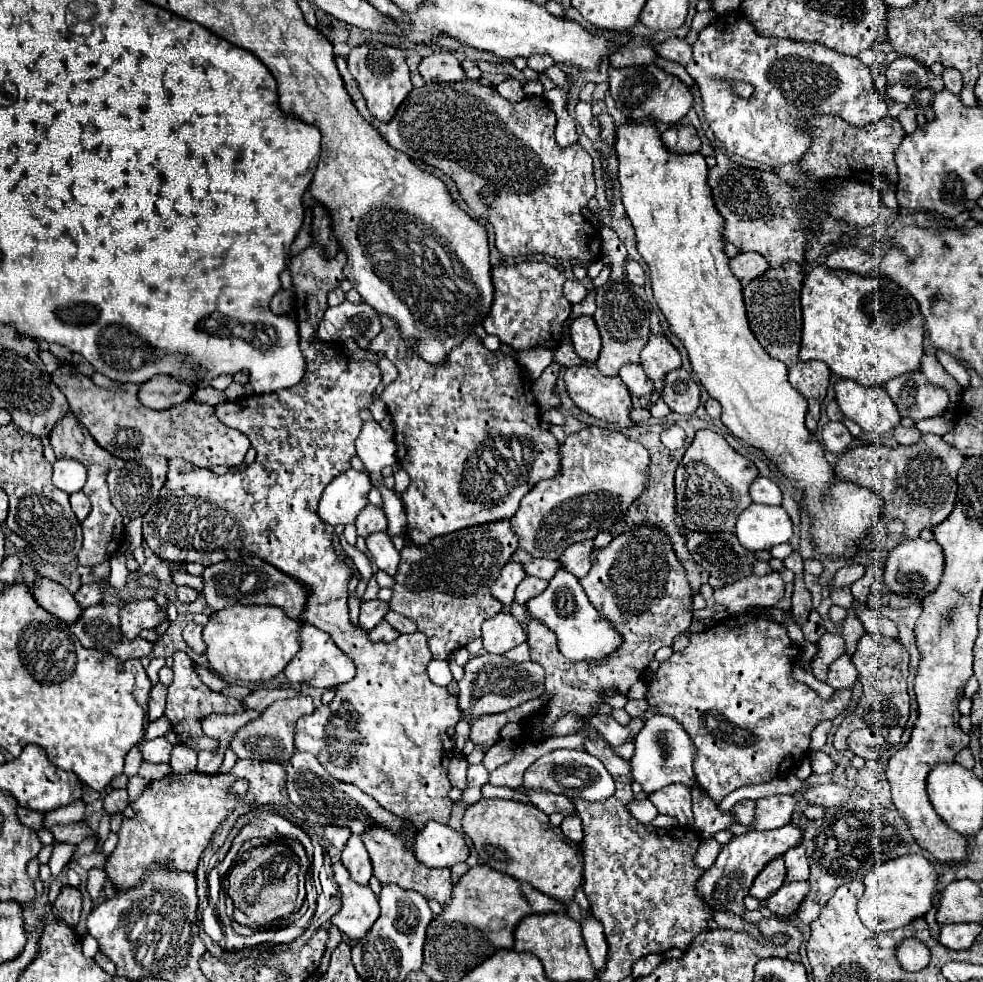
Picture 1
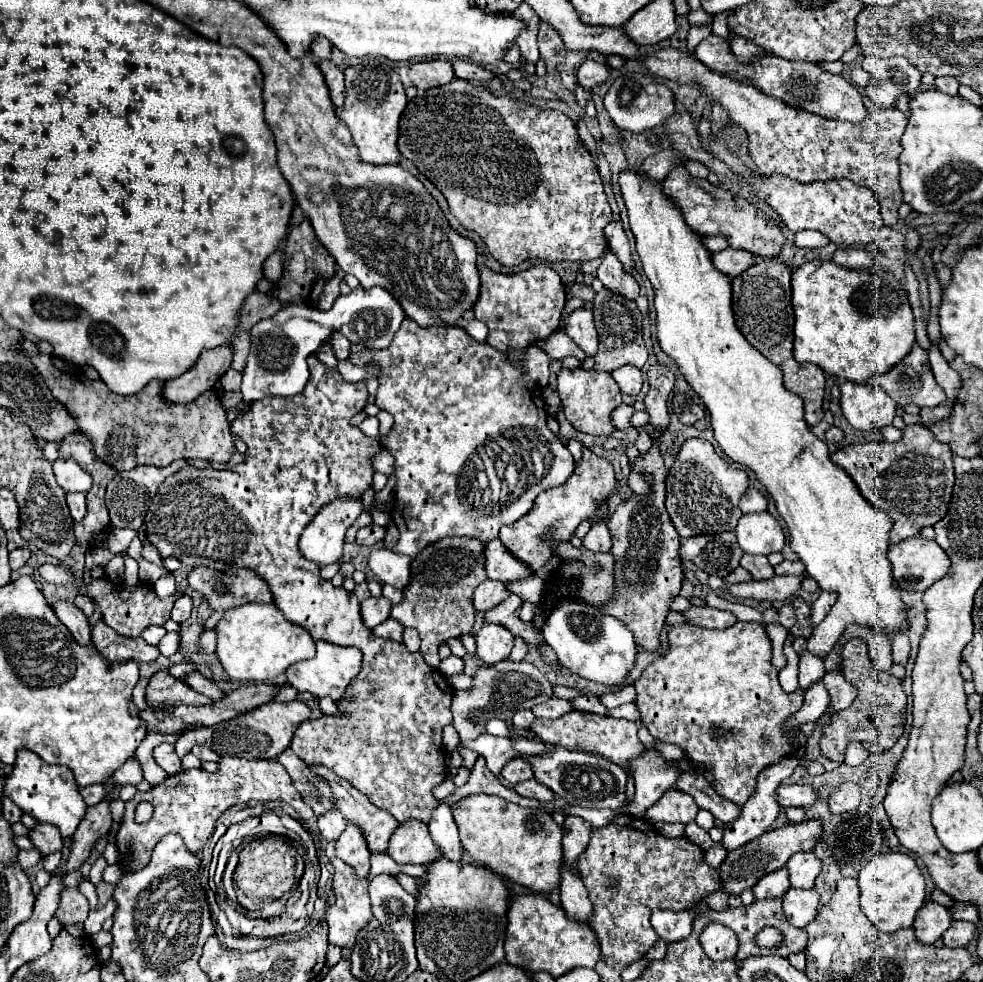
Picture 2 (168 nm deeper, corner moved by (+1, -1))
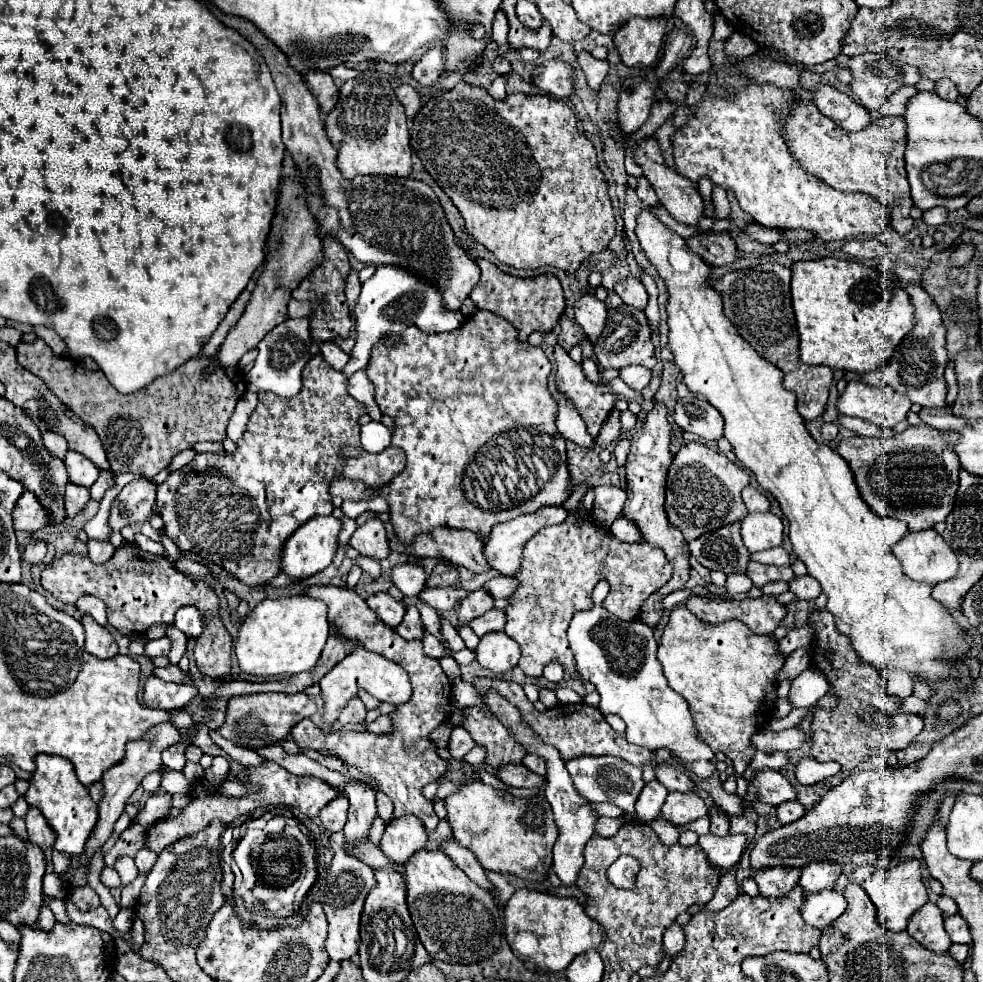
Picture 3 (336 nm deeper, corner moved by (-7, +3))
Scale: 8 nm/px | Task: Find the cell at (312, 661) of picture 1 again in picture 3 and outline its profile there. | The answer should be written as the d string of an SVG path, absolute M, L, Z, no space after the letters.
M358 648L356 652L348 654L342 662L338 662L322 680L320 680L320 688L322 688L322 700L324 700L324 708L322 708L322 720L328 726L334 726L334 722L338 720L338 714L342 712L342 708L346 706L346 702L350 698L356 696L358 688L366 688L374 698L378 698L380 702L390 702L390 704L406 704L412 696L412 688L410 688L410 680L408 674L404 672L404 668L392 660L386 660L384 656L372 654L366 648Z

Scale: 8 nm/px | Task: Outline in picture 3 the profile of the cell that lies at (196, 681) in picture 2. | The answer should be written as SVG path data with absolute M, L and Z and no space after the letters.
M166 666L166 668L154 668L152 670L152 674L154 676L158 676L158 678L162 678L162 680L168 680L168 682L190 682L190 684L194 684L192 682L192 678L190 676L186 676L178 666Z

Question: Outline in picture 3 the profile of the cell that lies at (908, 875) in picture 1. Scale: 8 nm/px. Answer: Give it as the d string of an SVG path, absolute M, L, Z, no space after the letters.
M910 860L904 862L892 870L876 870L862 886L866 890L866 894L870 896L870 900L876 906L878 912L878 922L890 930L890 932L900 932L906 928L910 916L922 908L928 902L926 896L926 886L922 884L922 872L920 872L920 862L918 860Z

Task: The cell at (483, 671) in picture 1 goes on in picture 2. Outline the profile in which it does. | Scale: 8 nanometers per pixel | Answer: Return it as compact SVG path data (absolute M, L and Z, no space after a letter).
M504 660L492 666L480 666L474 672L474 686L470 690L458 690L452 700L452 726L460 734L462 742L472 742L486 732L490 718L502 718L508 724L512 716L522 708L532 708L546 702L552 696L552 684L534 664Z

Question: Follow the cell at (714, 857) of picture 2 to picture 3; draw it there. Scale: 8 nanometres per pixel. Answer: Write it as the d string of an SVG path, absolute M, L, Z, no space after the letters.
M736 868L728 870L722 878L720 878L720 884L718 888L714 890L714 898L704 906L704 910L710 910L710 912L718 912L722 908L726 908L736 896L738 896L738 884L736 884L736 878L734 878L734 872Z

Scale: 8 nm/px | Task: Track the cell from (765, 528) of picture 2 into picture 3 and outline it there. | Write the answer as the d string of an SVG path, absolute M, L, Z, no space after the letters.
M772 512L748 514L740 522L740 534L748 552L760 552L782 544L784 524Z

